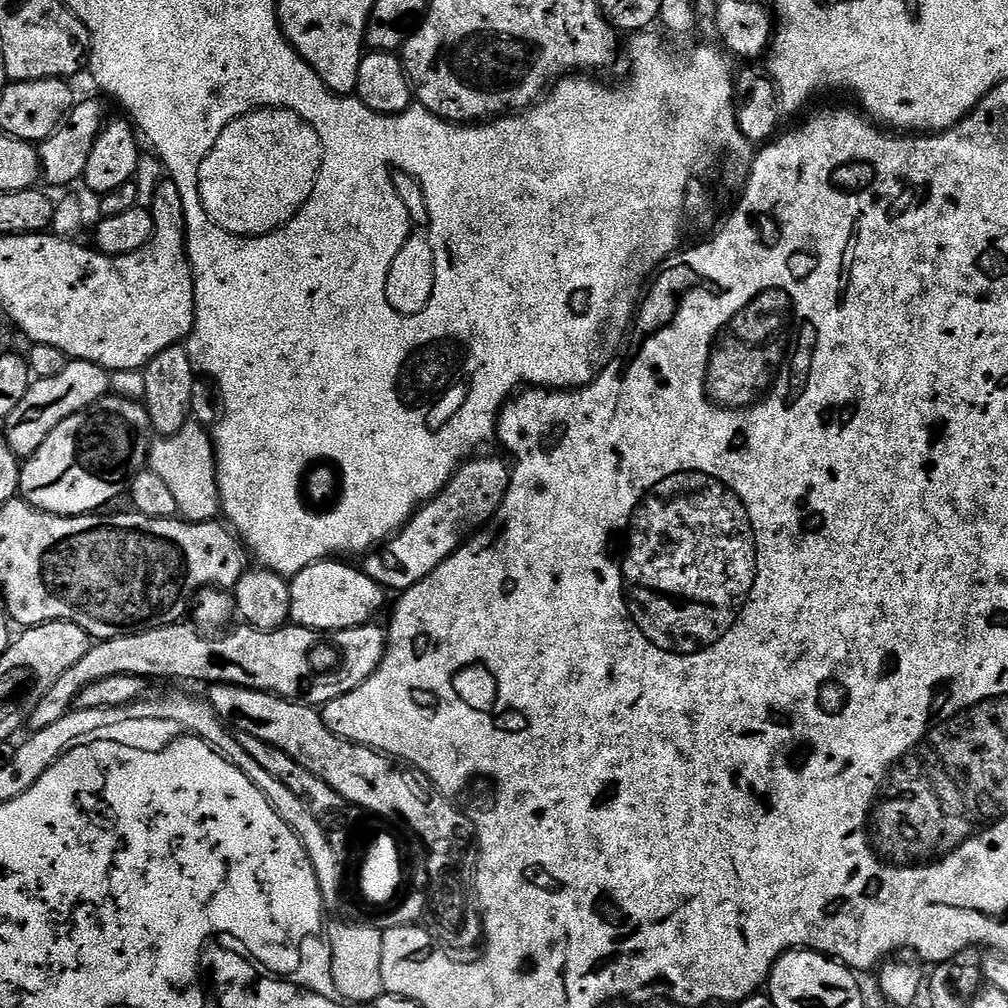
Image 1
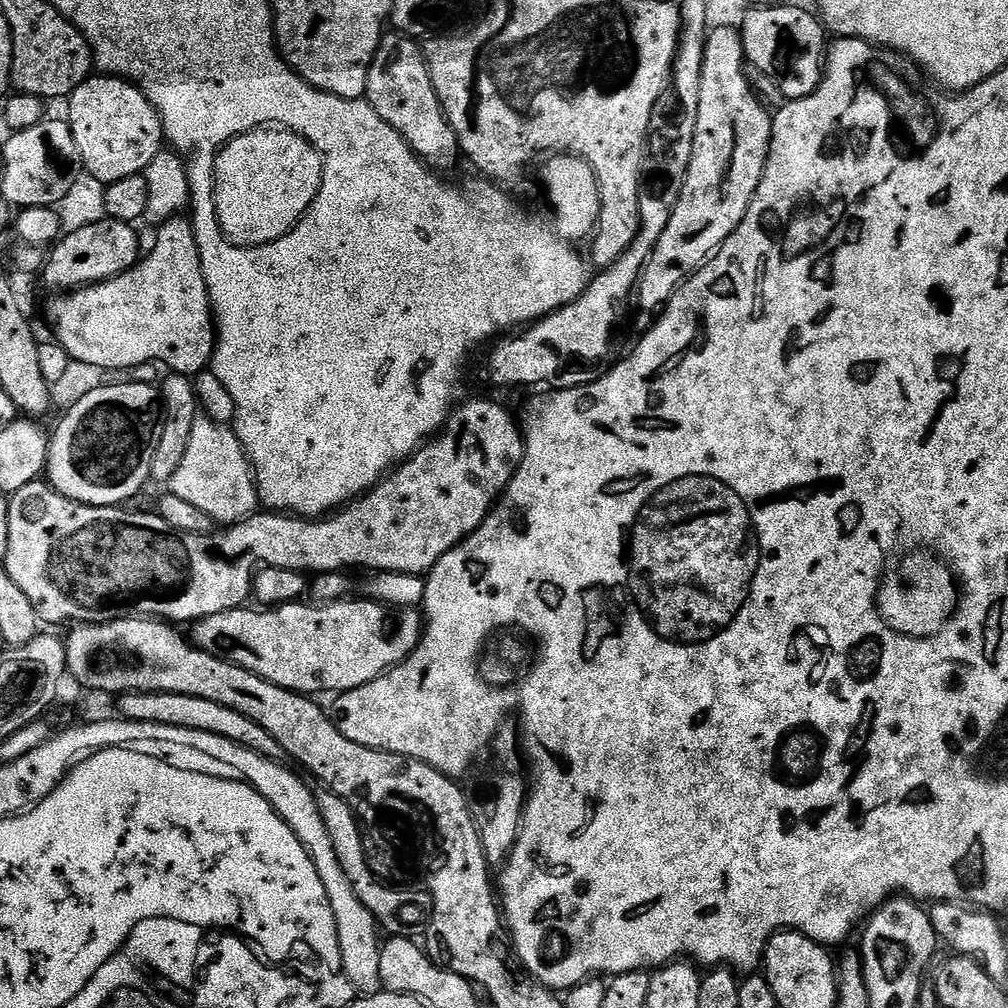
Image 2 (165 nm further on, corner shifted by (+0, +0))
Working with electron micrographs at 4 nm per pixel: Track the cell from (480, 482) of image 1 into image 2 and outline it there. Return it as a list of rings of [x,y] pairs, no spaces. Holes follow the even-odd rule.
[[[468,400],[461,403],[449,415],[444,427],[435,433],[423,446],[416,449],[403,464],[392,469],[383,480],[379,480],[373,488],[368,489],[362,496],[348,501],[347,504],[335,509],[323,518],[305,518],[295,514],[285,514],[275,510],[260,510],[249,518],[225,527],[224,532],[213,531],[207,536],[179,532],[174,530],[159,514],[127,513],[120,506],[115,508],[95,508],[89,504],[79,504],[62,494],[58,494],[51,484],[43,479],[30,482],[22,486],[22,490],[11,493],[10,506],[10,550],[6,550],[6,558],[2,561],[3,568],[8,571],[14,583],[25,592],[26,598],[34,602],[34,610],[45,625],[60,624],[63,620],[72,620],[76,624],[105,624],[111,620],[126,620],[129,618],[155,618],[165,622],[180,622],[188,620],[195,622],[210,614],[222,614],[231,608],[241,607],[246,598],[253,595],[253,577],[262,568],[280,567],[282,570],[298,571],[303,574],[343,573],[346,568],[369,568],[369,573],[397,572],[398,574],[416,575],[423,577],[431,572],[434,565],[445,556],[450,549],[462,543],[474,530],[482,526],[482,522],[492,511],[497,500],[500,499],[516,467],[524,457],[524,437],[521,425],[503,408],[492,400]]]

